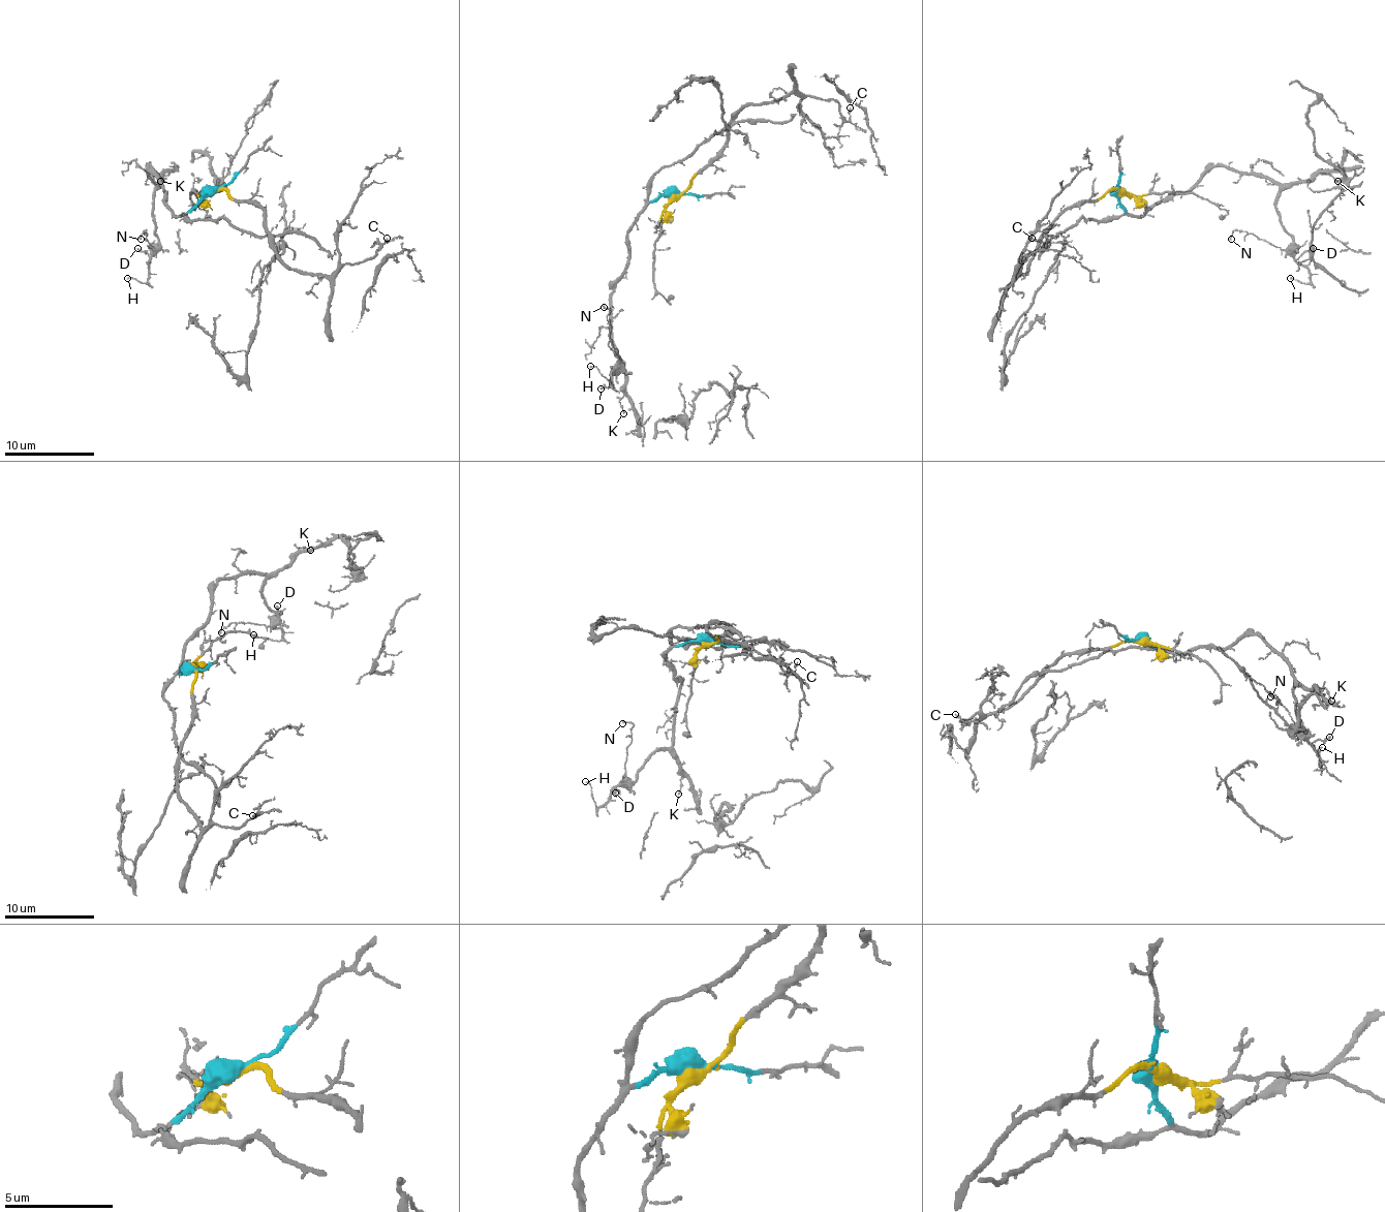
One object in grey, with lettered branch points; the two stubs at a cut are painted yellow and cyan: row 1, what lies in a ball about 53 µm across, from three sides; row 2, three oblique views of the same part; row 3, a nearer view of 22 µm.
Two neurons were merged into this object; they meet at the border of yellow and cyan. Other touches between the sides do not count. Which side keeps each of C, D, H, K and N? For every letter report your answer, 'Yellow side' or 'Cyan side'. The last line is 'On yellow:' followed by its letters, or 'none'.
C: Yellow side
D: Cyan side
H: Cyan side
K: Cyan side
N: Cyan side
On yellow: C

